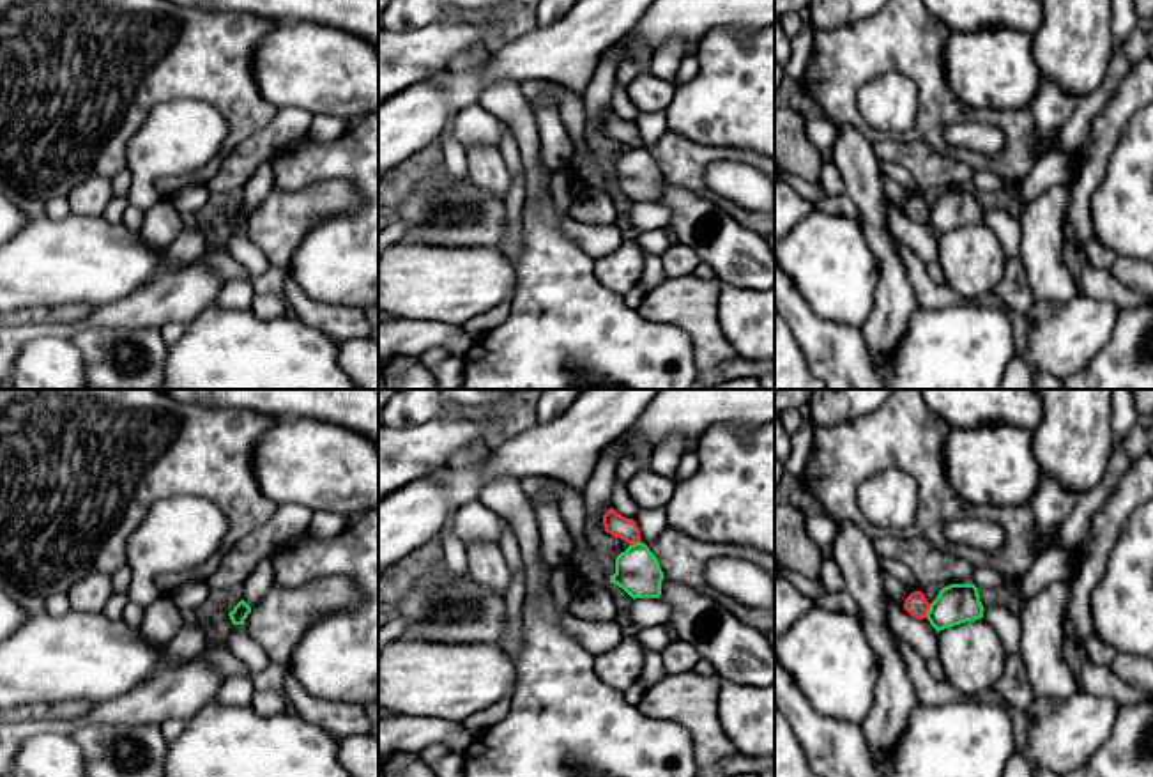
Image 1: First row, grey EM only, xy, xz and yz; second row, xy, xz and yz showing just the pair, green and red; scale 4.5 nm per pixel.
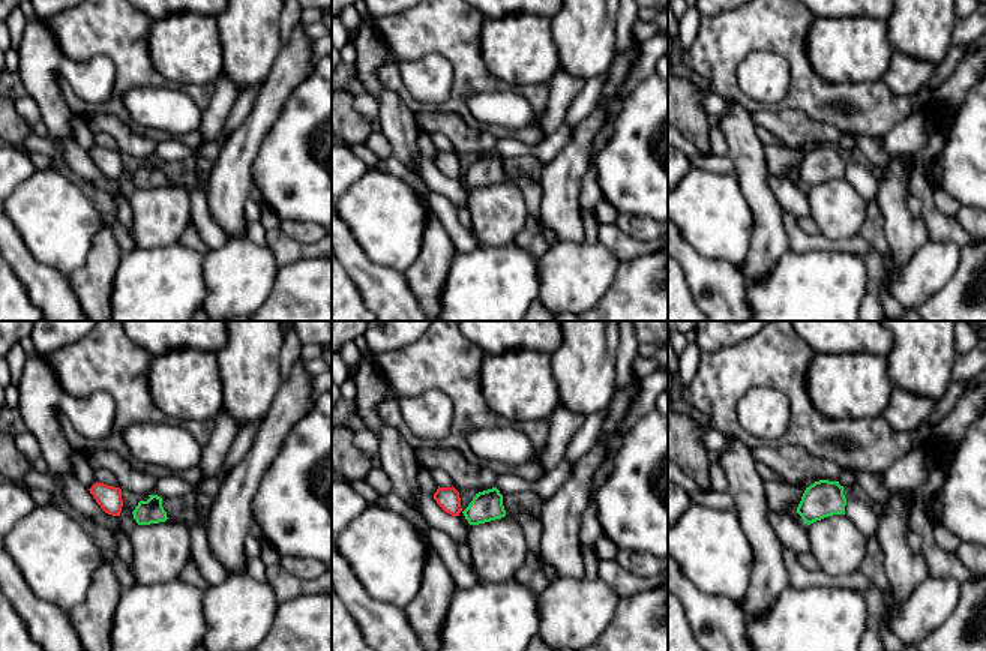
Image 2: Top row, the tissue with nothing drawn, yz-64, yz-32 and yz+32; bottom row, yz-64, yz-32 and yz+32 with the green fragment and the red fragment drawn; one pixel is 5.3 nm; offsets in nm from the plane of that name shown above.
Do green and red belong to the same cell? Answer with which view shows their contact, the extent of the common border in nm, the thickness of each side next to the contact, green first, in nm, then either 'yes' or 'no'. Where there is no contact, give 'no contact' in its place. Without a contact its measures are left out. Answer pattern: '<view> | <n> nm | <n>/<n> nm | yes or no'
yz | 70 nm | 180/100 nm | no

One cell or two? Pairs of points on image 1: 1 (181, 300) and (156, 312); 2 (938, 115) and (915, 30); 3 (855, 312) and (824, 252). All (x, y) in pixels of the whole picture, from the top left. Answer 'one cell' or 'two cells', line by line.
1: one cell
2: one cell
3: one cell

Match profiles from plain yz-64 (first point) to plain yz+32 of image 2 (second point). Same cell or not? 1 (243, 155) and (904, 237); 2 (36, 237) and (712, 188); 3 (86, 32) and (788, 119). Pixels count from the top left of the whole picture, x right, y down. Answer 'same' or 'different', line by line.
1: same
2: same
3: different

